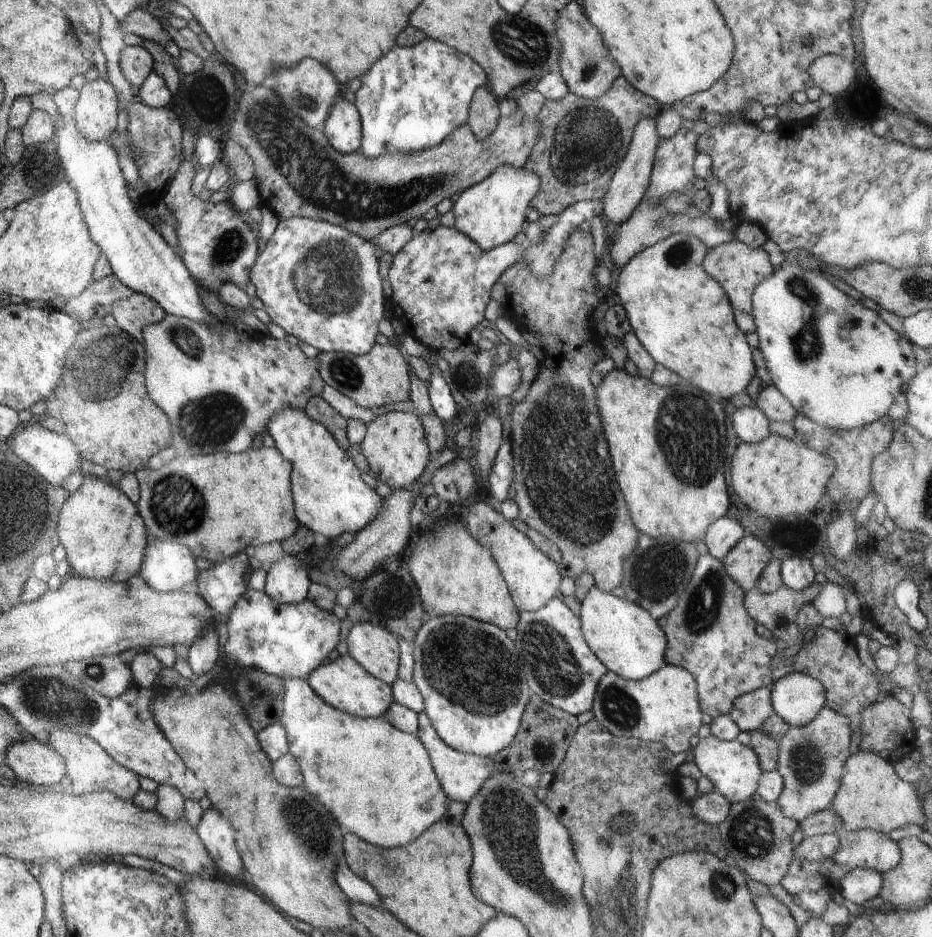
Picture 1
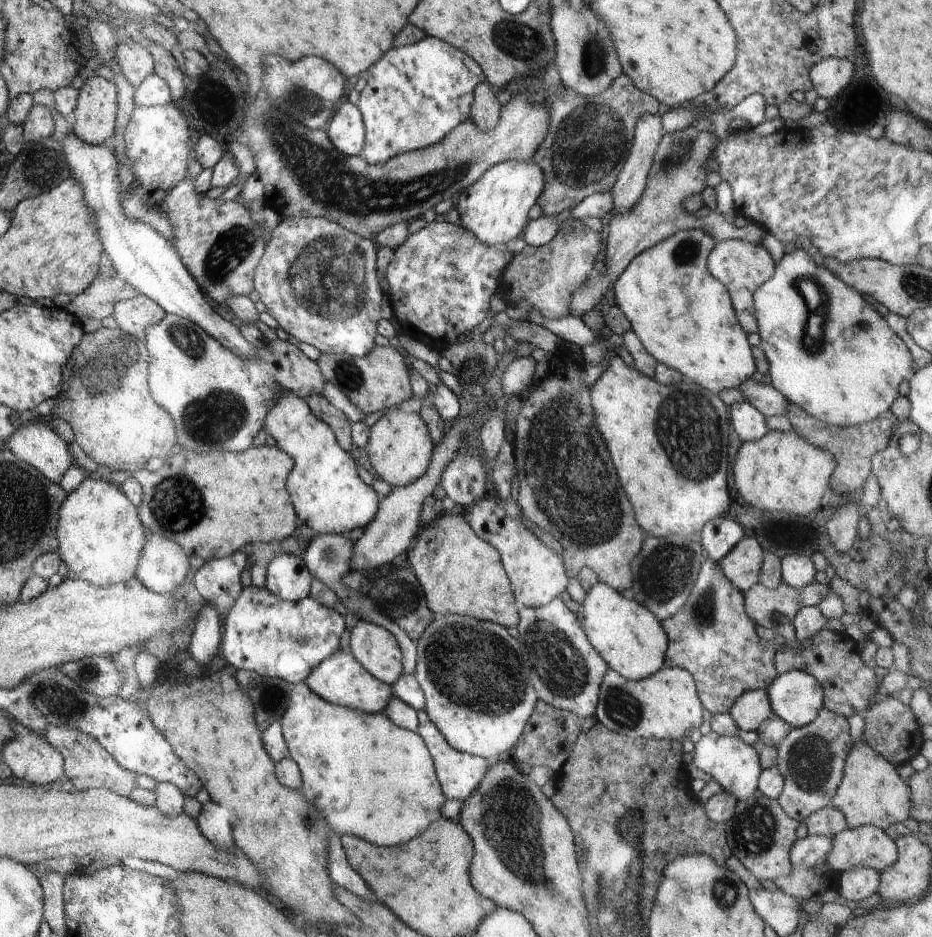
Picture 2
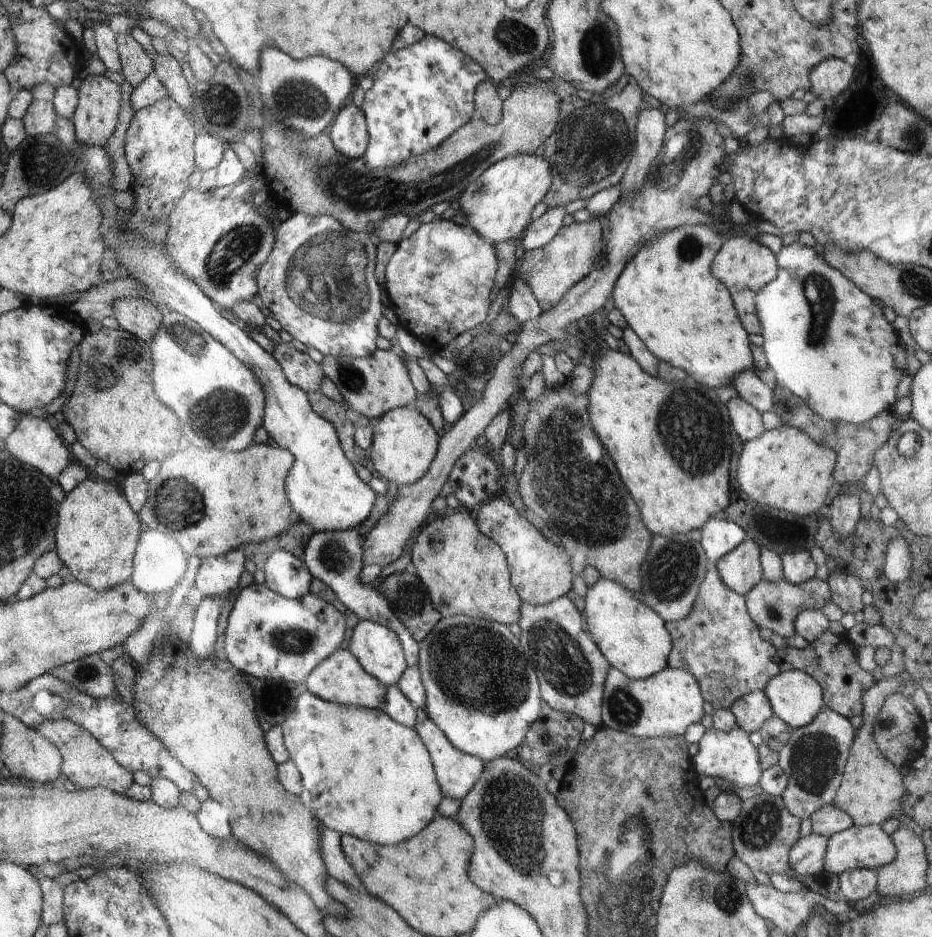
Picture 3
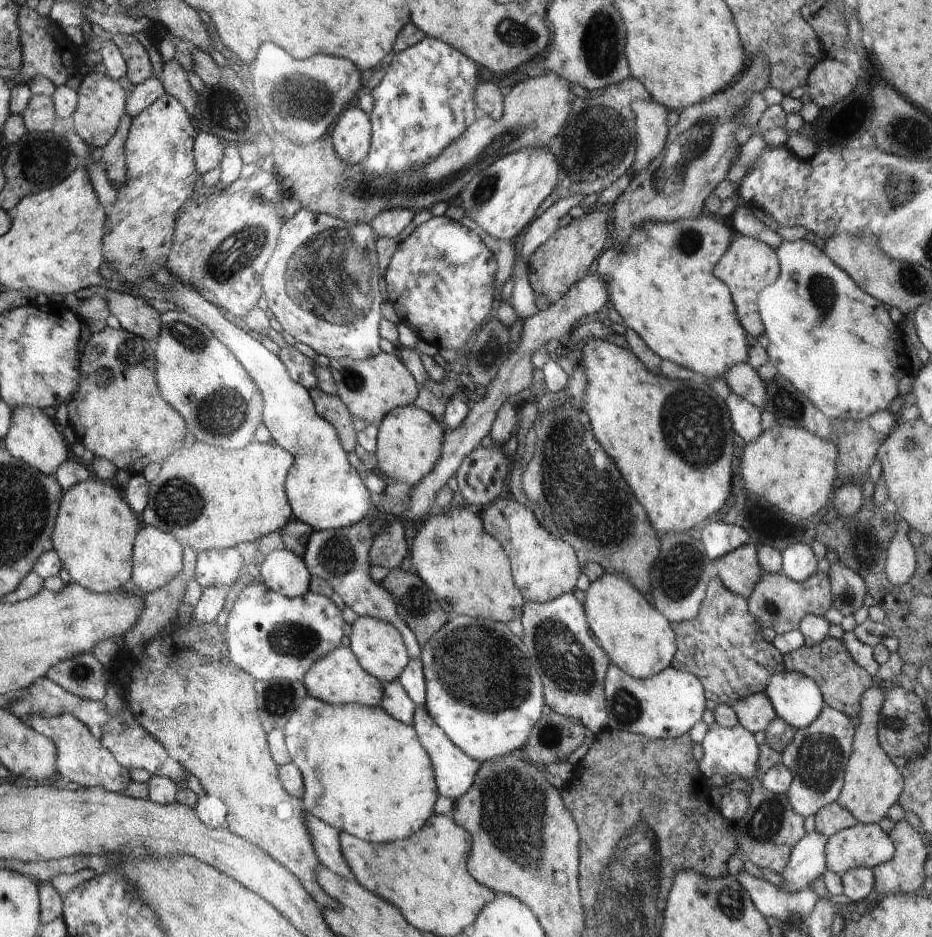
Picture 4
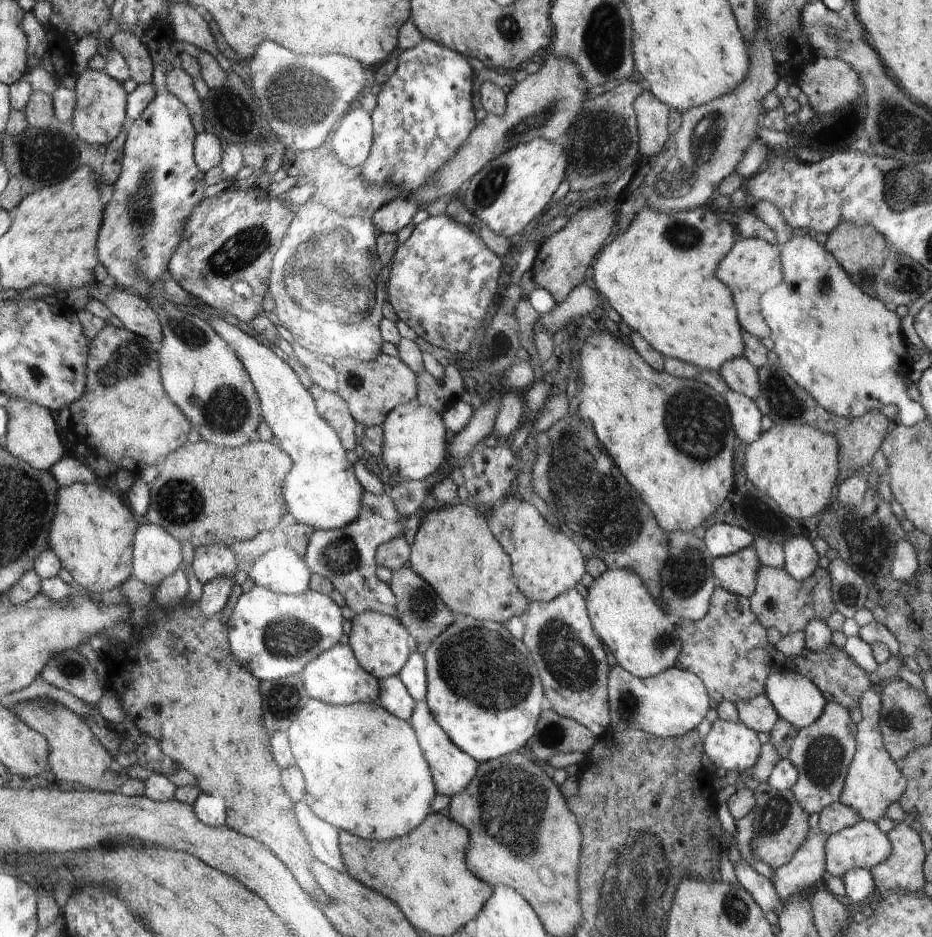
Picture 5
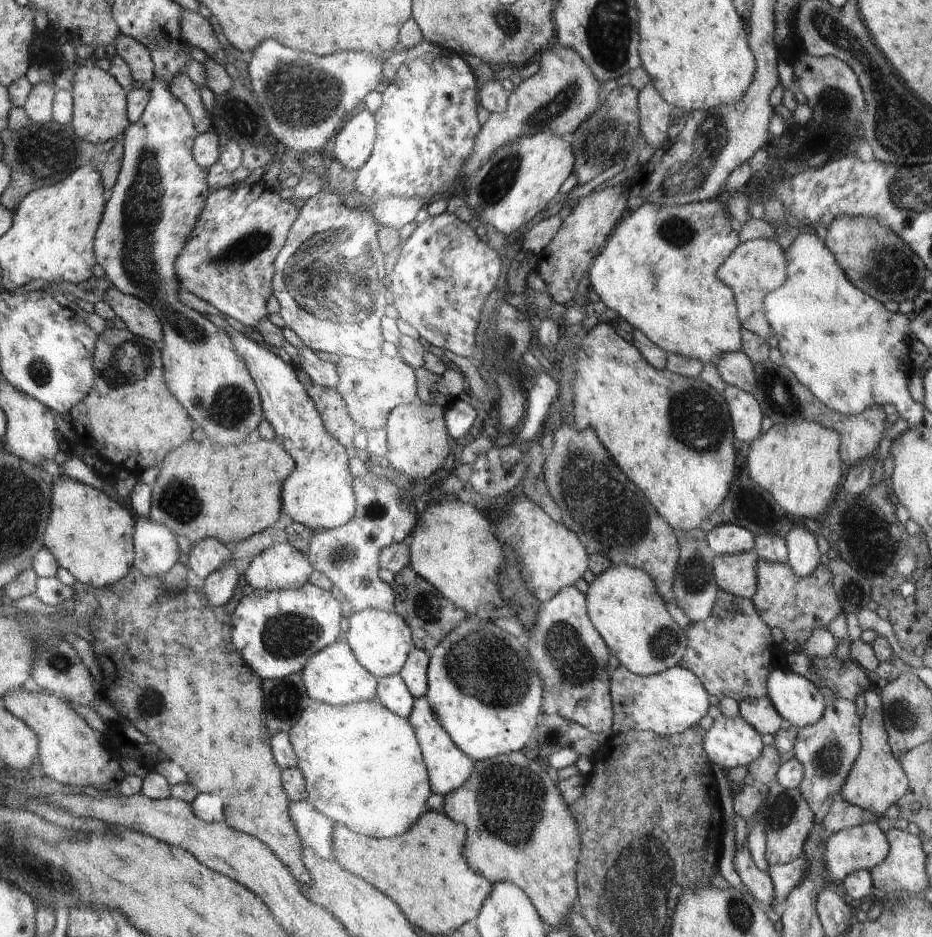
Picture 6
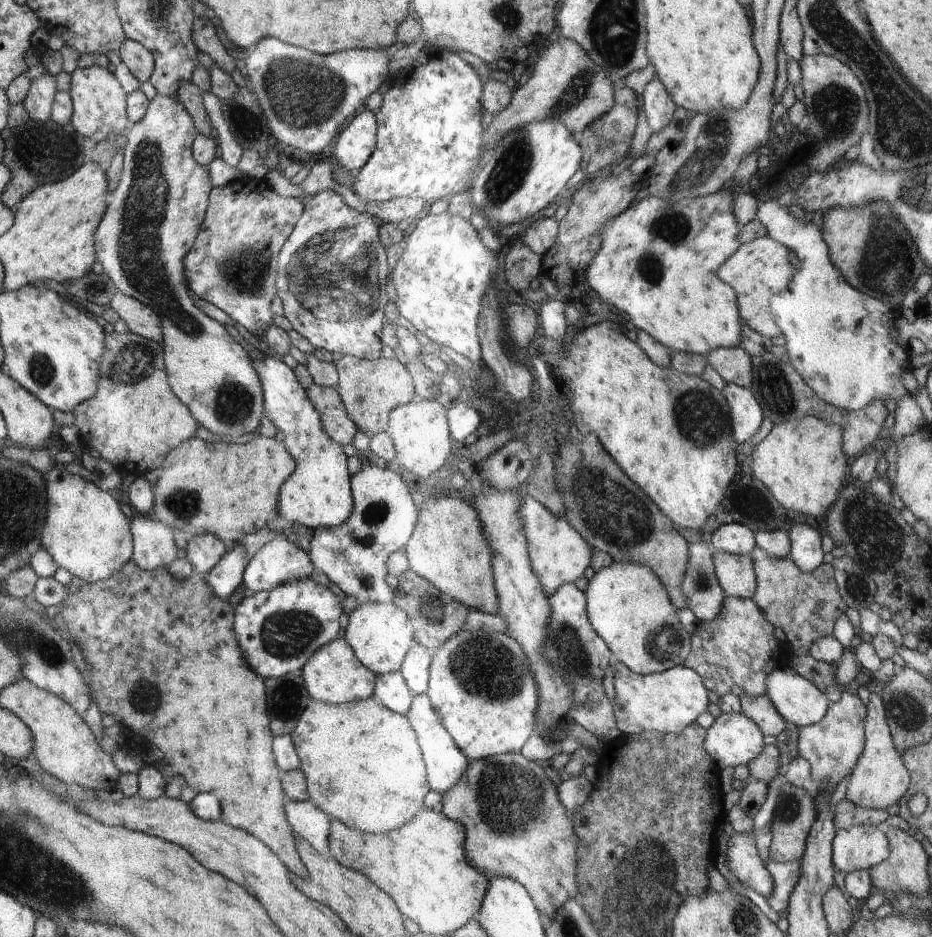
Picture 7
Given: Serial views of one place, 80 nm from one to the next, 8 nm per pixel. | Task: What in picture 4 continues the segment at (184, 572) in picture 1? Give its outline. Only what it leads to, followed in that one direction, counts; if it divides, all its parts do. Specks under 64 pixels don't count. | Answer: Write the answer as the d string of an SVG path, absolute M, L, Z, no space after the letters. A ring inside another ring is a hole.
M145 525L134 549L136 576L132 582L146 593L168 584L182 570L182 546L169 532Z

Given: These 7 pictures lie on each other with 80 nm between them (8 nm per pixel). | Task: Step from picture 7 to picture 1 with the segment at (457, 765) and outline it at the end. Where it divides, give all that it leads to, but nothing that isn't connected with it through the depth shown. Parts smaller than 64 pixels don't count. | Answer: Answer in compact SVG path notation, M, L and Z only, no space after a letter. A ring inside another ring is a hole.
M424 711L418 713L418 720L419 729L416 735L428 751L434 772L438 777L442 790L450 801L460 801L464 804L468 804L468 802L478 794L484 781L488 780L489 776L498 769L496 768L496 764L494 764L491 757L463 753L462 751L450 748L437 735L428 715Z

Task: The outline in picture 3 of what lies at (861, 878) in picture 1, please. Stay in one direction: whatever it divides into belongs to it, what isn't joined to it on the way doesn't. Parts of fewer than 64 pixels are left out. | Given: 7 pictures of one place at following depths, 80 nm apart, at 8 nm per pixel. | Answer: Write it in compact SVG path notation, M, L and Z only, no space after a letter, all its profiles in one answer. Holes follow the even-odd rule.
M862 866L854 870L844 871L839 875L840 893L844 898L858 902L864 900L877 888L877 872Z

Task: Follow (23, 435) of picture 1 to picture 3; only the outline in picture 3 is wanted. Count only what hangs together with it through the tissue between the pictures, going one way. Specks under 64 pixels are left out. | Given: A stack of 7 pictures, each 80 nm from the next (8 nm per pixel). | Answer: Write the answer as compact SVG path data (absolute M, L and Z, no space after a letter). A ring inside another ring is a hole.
M23 413L17 427L2 443L12 456L39 469L52 480L57 480L70 462L70 452L60 436L50 428L44 418Z

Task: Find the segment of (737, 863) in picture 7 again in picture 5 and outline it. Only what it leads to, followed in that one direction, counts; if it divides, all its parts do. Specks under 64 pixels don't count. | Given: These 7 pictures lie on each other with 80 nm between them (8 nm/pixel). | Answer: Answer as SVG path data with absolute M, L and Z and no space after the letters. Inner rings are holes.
M742 858L735 863L735 873L739 884L752 895L754 902L764 914L770 910L775 911L776 906L780 908L779 904L782 903L782 900L778 896L773 882L756 872L746 859Z

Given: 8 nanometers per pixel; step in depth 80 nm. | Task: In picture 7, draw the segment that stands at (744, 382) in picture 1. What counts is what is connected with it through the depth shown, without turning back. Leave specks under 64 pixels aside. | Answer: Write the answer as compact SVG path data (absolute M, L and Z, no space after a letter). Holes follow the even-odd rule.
M725 186L711 195L704 195L703 197L684 197L673 203L657 195L650 195L638 202L634 202L624 212L616 215L611 221L604 223L600 231L601 245L599 251L594 255L584 278L587 279L590 288L598 294L602 302L610 305L613 311L618 311L620 313L625 312L630 316L636 329L647 332L653 339L662 342L662 344L666 344L668 348L674 348L674 351L708 356L710 351L714 351L720 347L738 347L741 342L742 320L737 307L736 293L729 284L722 282L720 278L718 278L717 270L724 264L724 261L729 256L732 256L732 253L735 253L736 250L740 248L742 243L739 235L740 231L741 227L737 223L733 211L732 195Z

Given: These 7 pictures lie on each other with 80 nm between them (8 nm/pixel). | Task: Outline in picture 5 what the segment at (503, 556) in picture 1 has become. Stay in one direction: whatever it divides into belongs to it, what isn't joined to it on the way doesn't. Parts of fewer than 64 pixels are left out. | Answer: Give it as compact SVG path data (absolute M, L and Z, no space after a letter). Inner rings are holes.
M509 494L500 508L488 507L486 514L490 532L510 557L513 580L529 601L550 602L559 594L575 588L576 584L584 576L586 558L584 558L577 544L570 540L559 528L554 529L532 503L526 502L522 498L517 498L514 494Z

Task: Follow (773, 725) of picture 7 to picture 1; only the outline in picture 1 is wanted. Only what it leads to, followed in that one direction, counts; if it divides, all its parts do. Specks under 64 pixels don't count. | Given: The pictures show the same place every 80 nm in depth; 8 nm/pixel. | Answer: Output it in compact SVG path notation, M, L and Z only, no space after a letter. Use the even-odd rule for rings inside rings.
M760 687L740 695L732 703L729 717L742 732L749 733L760 729L764 721L773 713L771 694L772 687Z

